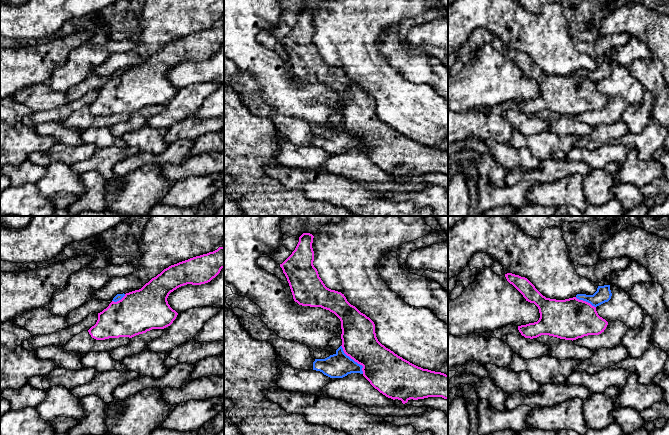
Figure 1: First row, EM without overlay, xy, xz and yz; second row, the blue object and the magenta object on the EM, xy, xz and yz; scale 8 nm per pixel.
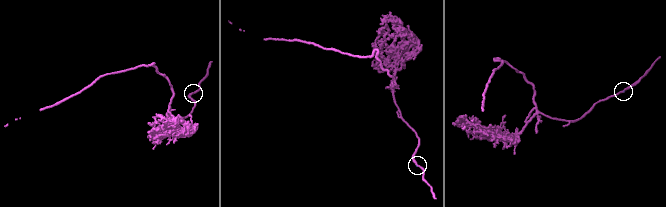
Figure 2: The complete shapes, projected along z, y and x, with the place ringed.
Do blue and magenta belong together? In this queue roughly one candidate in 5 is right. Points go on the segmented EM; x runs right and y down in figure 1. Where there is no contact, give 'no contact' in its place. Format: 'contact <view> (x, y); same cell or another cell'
contact xz (352, 359); another cell

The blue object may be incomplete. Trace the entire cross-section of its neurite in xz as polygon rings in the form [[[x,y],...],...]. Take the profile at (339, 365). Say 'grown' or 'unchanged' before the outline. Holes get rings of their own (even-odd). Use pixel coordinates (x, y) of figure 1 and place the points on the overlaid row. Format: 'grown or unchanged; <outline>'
grown; [[[333,337],[329,341],[329,346],[336,351],[335,354],[331,355],[330,351],[316,349],[313,370],[320,371],[330,378],[343,378],[351,373],[363,374],[363,366],[347,356],[341,345],[341,337]]]

